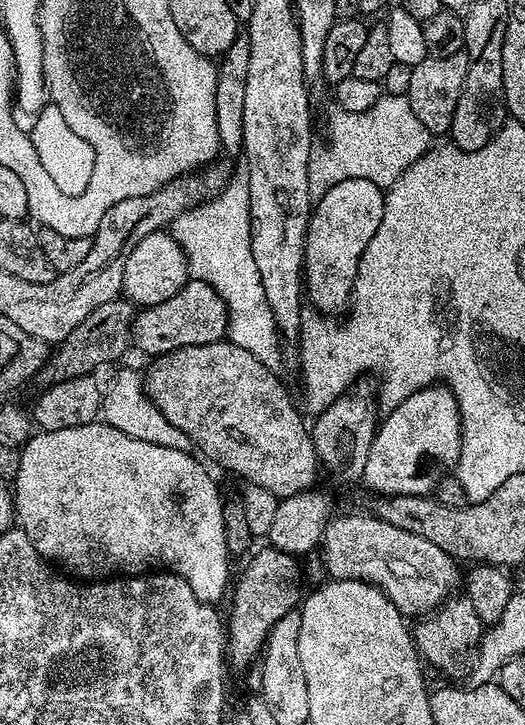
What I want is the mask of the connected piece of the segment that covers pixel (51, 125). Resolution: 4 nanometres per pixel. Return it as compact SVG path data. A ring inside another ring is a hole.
M56 108L46 110L38 126L24 128L14 123L12 128L20 132L20 136L24 136L28 144L31 144L32 152L36 153L36 164L40 165L60 195L68 196L68 199L72 200L84 197L89 184L92 183L92 176L95 175L96 161L99 160L99 157L96 157L96 147L93 147L87 137L80 137L78 132L70 132L66 120L60 117Z

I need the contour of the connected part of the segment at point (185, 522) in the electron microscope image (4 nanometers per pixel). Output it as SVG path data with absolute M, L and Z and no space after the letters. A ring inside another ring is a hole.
M103 422L74 426L70 430L53 432L40 430L29 436L20 448L18 474L14 481L14 516L18 521L18 527L30 538L34 550L38 550L40 556L59 566L65 573L73 572L68 574L73 577L80 576L76 578L81 581L92 582L105 574L119 574L121 577L139 576L145 571L143 568L147 564L156 564L152 566L159 566L161 569L173 572L175 576L181 576L190 586L190 590L205 604L215 605L216 600L223 594L225 597L230 586L230 580L228 584L230 557L222 526L222 495L220 496L215 482L210 477L200 476L199 463L201 464L201 461L192 452L170 450L166 446L154 446L154 442L142 442L138 438L130 438L130 434L122 434L122 430L114 430L114 426Z

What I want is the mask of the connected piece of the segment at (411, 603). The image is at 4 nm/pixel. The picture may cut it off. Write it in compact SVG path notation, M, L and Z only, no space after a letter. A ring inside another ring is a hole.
M352 514L350 516L333 517L324 528L321 536L320 551L324 558L324 564L328 570L328 576L333 579L362 580L375 588L382 590L392 602L395 608L405 617L413 618L427 615L435 611L449 597L456 587L462 584L461 565L446 554L444 550L432 542L422 538L421 535L411 534L385 520L378 519L374 514L364 516Z

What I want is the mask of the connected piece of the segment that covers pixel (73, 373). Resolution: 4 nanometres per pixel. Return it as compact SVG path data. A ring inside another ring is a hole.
M123 298L102 302L102 306L98 306L89 316L82 318L82 322L78 322L78 326L74 326L74 330L70 330L70 334L66 334L66 338L60 341L55 351L49 355L44 369L34 377L35 383L47 386L66 382L70 378L95 373L95 368L122 359L124 351L132 344L132 320L137 311L137 305Z

